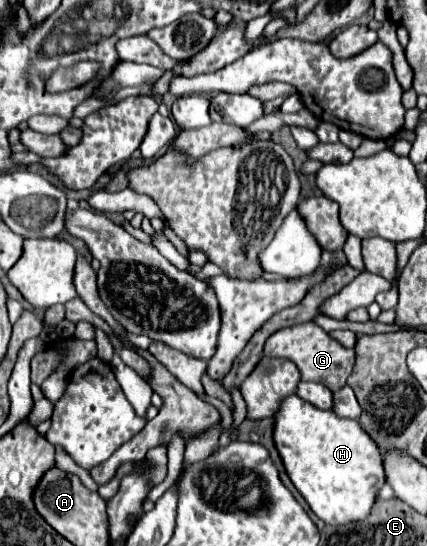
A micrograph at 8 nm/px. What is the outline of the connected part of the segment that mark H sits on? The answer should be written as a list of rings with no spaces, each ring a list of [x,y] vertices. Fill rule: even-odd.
[[[292,394],[276,414],[274,442],[292,484],[322,522],[342,526],[370,516],[386,476],[380,448],[356,420],[344,420],[332,410],[318,410]]]

